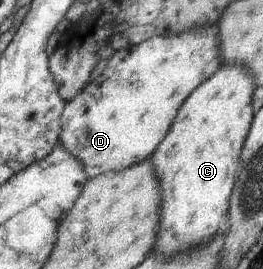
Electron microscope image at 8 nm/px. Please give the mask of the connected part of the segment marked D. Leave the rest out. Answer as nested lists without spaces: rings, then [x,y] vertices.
[[[209,25],[202,29],[191,29],[190,31],[185,31],[184,33],[170,37],[151,37],[138,45],[115,51],[103,72],[91,83],[84,86],[83,90],[75,98],[72,98],[70,101],[65,103],[60,118],[61,130],[59,135],[59,144],[81,165],[88,181],[92,181],[94,178],[101,177],[102,175],[121,172],[129,167],[150,160],[151,155],[157,150],[159,143],[170,131],[171,125],[174,123],[175,117],[177,116],[183,102],[187,100],[188,96],[200,84],[203,84],[203,82],[208,78],[211,78],[211,75],[215,74],[222,65],[222,58],[220,56],[220,48],[218,44],[219,41],[218,34],[216,33],[216,25]]]

